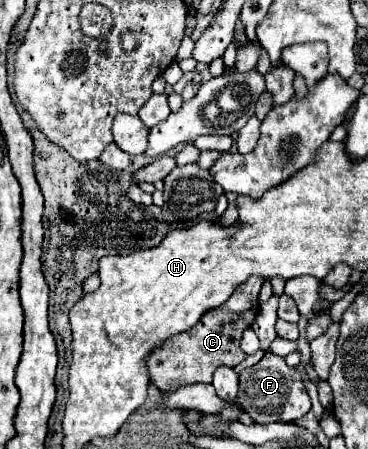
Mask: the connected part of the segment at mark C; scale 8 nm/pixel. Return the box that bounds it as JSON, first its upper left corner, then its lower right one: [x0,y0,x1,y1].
[147,279,263,391]

